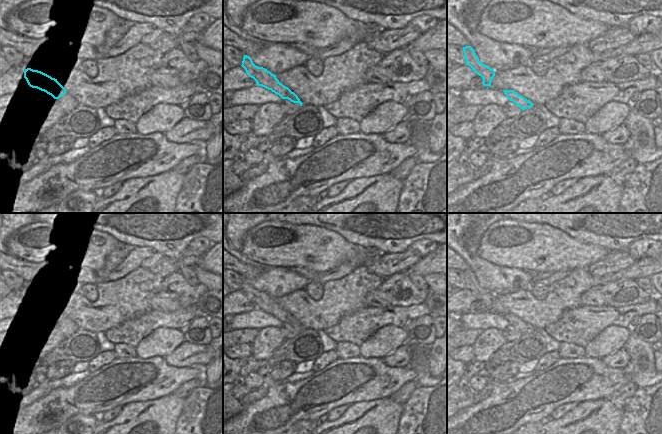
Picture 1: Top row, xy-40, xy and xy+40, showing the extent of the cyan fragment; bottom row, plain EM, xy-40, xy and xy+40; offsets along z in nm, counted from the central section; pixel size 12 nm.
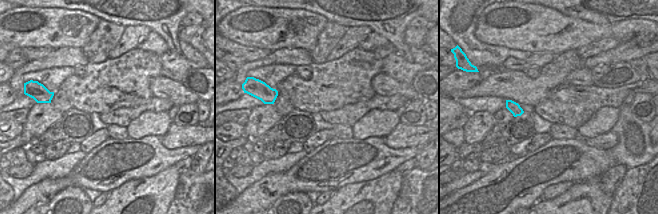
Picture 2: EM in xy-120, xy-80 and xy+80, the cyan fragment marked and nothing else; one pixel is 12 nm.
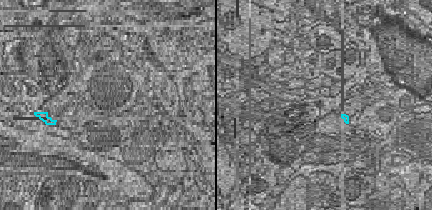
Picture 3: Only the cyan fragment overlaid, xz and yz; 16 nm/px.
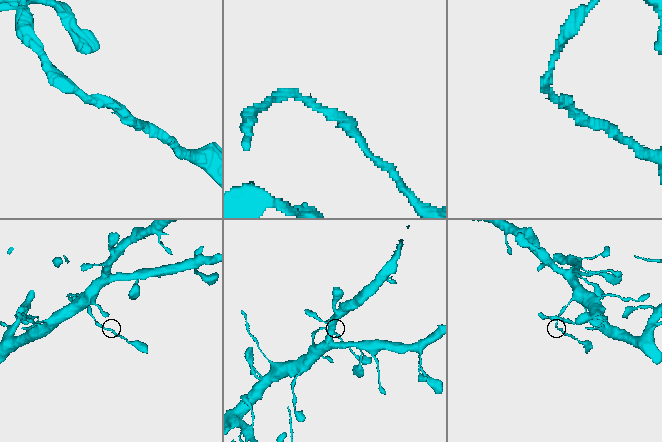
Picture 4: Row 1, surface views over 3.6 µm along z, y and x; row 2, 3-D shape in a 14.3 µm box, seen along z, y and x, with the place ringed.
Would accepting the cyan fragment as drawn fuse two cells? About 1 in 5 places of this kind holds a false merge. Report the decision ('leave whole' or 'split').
leave whole

